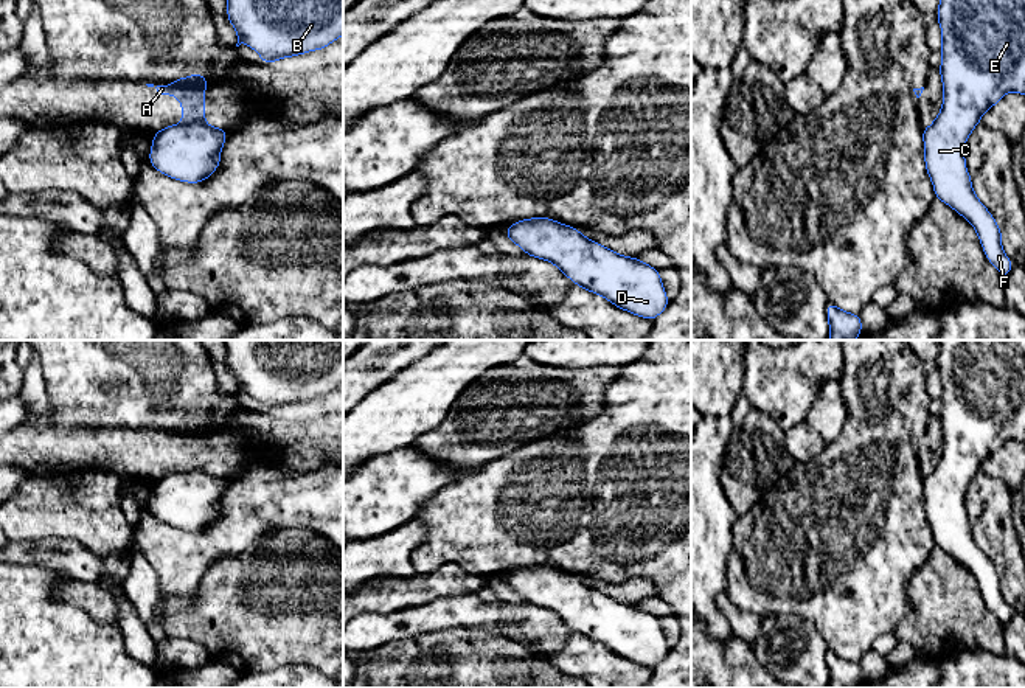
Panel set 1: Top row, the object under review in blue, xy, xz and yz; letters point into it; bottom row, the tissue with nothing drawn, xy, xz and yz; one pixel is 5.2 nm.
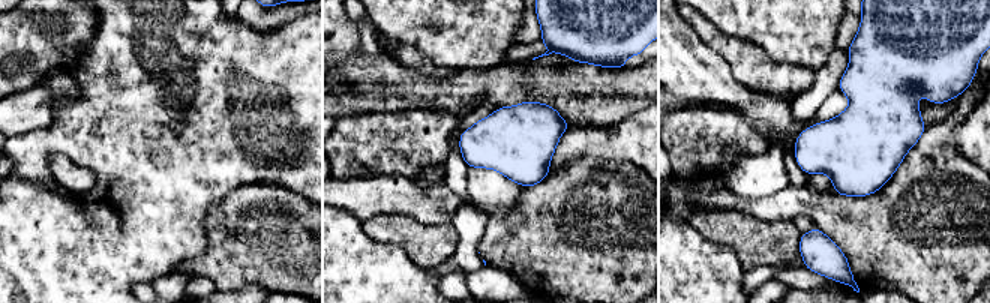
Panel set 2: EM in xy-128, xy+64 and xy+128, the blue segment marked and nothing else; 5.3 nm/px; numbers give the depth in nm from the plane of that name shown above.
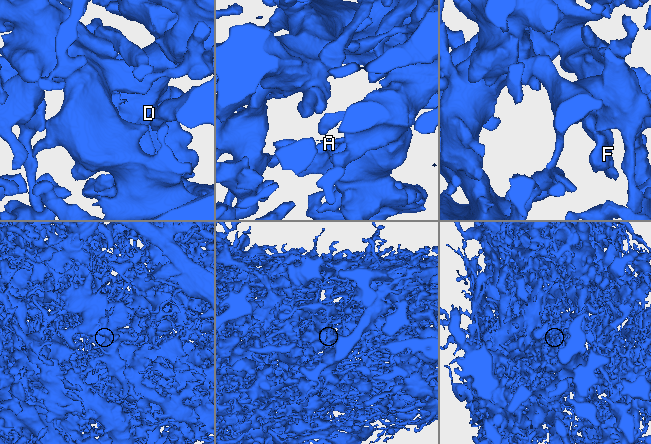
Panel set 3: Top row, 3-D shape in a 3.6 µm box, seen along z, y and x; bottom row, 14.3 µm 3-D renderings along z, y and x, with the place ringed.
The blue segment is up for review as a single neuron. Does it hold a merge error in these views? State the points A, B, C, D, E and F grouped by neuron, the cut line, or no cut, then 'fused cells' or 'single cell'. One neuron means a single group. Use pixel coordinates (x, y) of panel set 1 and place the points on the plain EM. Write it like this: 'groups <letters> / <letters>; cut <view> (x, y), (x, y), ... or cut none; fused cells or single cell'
groups A / B C D E F; cut xy (204, 469), (179, 472); fused cells

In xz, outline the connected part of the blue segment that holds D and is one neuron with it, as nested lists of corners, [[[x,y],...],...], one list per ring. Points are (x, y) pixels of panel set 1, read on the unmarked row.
[[[537,564],[511,572],[503,582],[517,592],[528,604],[554,612],[575,634],[601,643],[613,654],[637,665],[654,669],[671,651],[655,615],[638,606],[623,604],[589,587],[575,575],[545,564]]]

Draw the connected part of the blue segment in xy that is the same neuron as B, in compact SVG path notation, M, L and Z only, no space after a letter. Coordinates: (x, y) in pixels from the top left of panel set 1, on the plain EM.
M225 340L227 365L236 377L238 391L253 396L264 412L323 398L343 384L343 340Z

